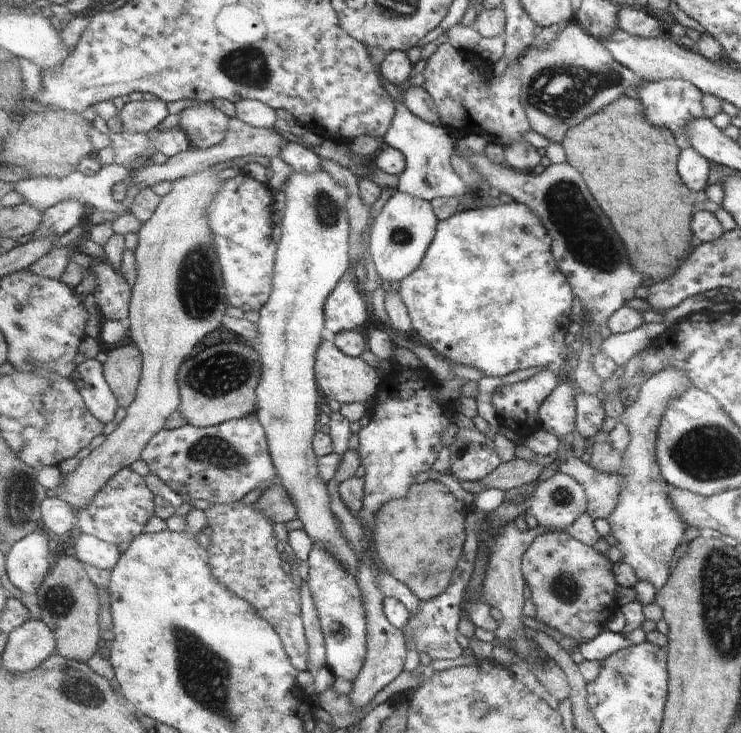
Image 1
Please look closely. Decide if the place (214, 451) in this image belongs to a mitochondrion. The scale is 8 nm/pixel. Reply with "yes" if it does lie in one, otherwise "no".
yes

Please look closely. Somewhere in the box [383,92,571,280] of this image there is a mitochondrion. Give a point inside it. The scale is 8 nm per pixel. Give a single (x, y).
(400, 236)

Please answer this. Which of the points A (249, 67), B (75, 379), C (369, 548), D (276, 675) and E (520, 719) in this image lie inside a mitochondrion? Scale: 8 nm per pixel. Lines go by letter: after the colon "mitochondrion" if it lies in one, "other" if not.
A: mitochondrion
B: other
C: other
D: other
E: other

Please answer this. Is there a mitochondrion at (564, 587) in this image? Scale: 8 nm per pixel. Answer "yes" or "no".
yes

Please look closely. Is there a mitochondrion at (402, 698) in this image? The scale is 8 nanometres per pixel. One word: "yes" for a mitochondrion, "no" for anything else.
no

